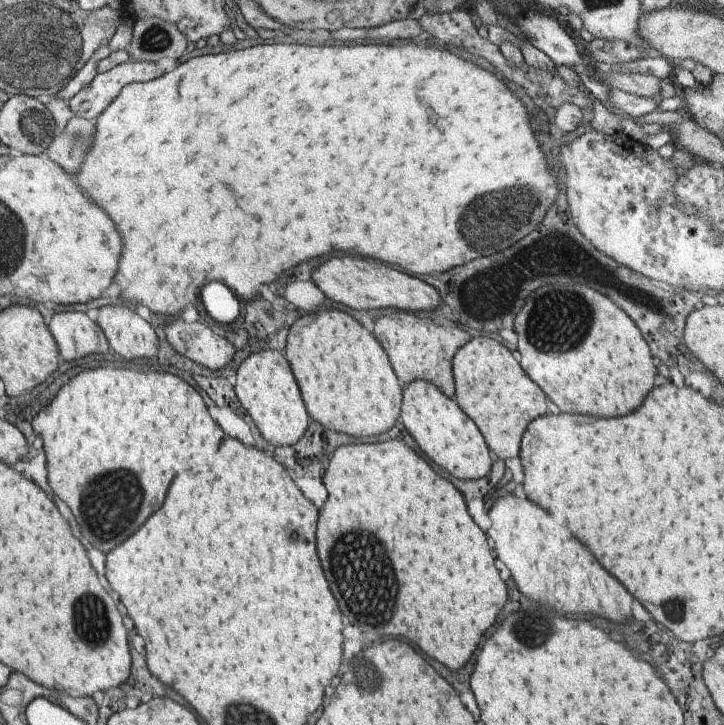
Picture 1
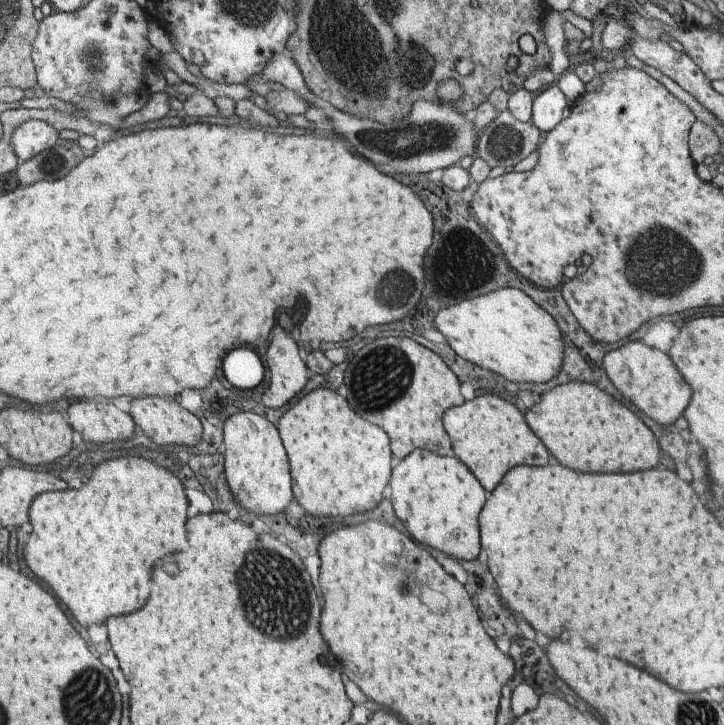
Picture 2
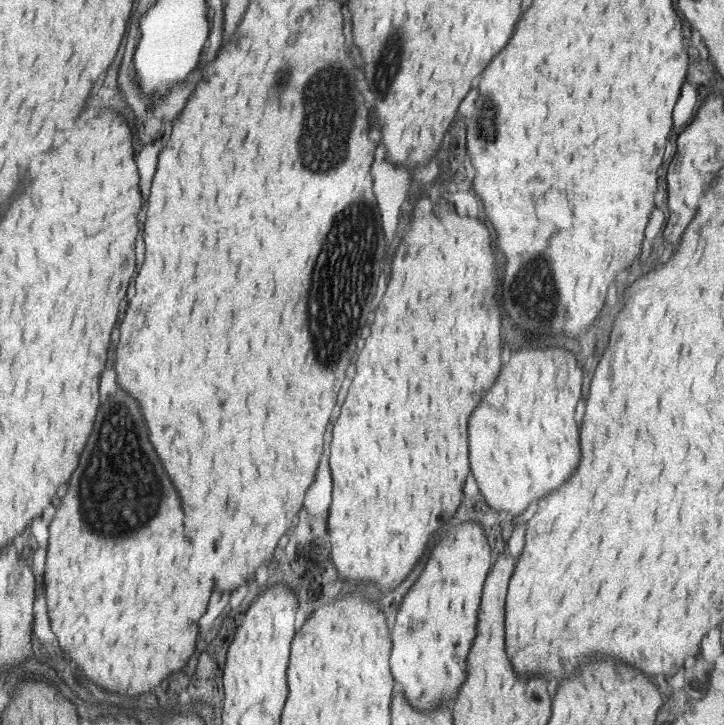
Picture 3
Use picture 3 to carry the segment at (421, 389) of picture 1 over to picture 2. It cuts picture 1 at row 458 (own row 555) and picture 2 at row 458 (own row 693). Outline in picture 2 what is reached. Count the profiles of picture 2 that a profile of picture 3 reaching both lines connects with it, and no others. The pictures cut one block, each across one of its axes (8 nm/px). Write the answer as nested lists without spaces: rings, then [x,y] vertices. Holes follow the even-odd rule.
[[[416,449],[398,460],[390,484],[390,501],[406,530],[426,544],[460,560],[478,559],[480,536],[478,514],[486,504],[486,492],[478,478],[454,454],[439,456]]]

